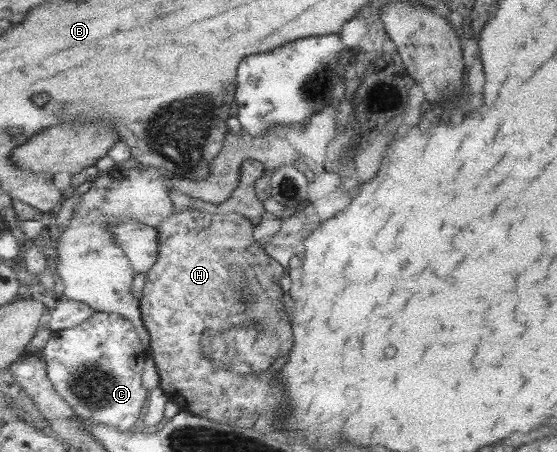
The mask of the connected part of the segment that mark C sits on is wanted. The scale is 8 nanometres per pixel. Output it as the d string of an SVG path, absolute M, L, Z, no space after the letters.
M95 311L95 315L80 326L53 331L43 355L48 366L47 375L55 390L83 420L108 424L120 432L137 429L136 422L143 420L142 408L150 396L150 390L143 385L143 370L150 353L131 320L118 313Z

